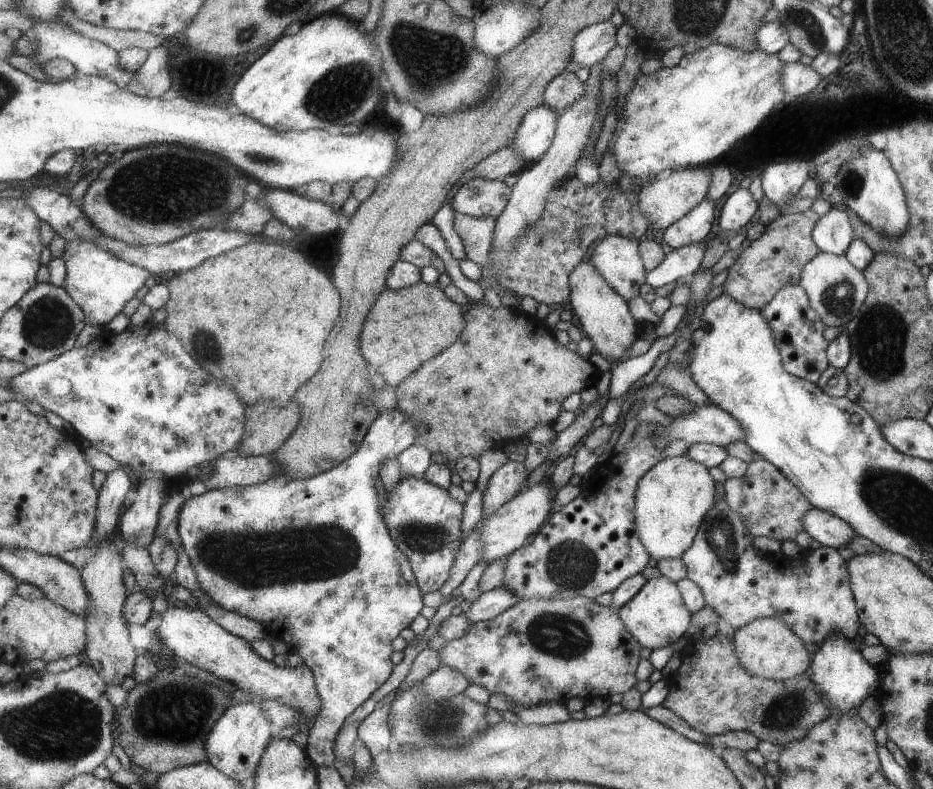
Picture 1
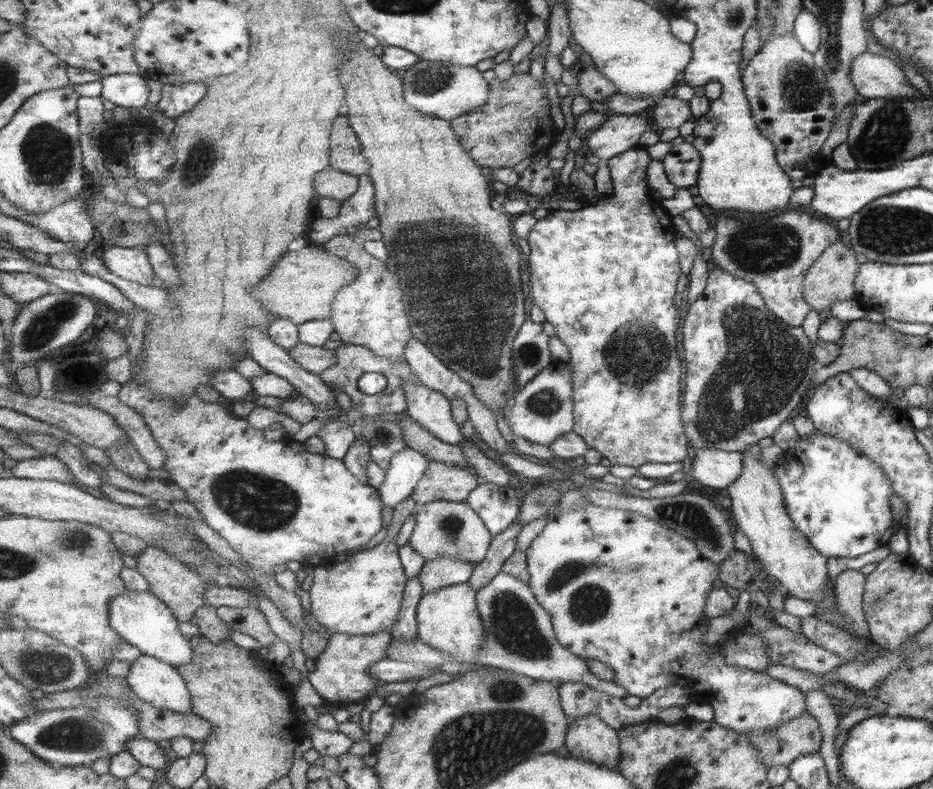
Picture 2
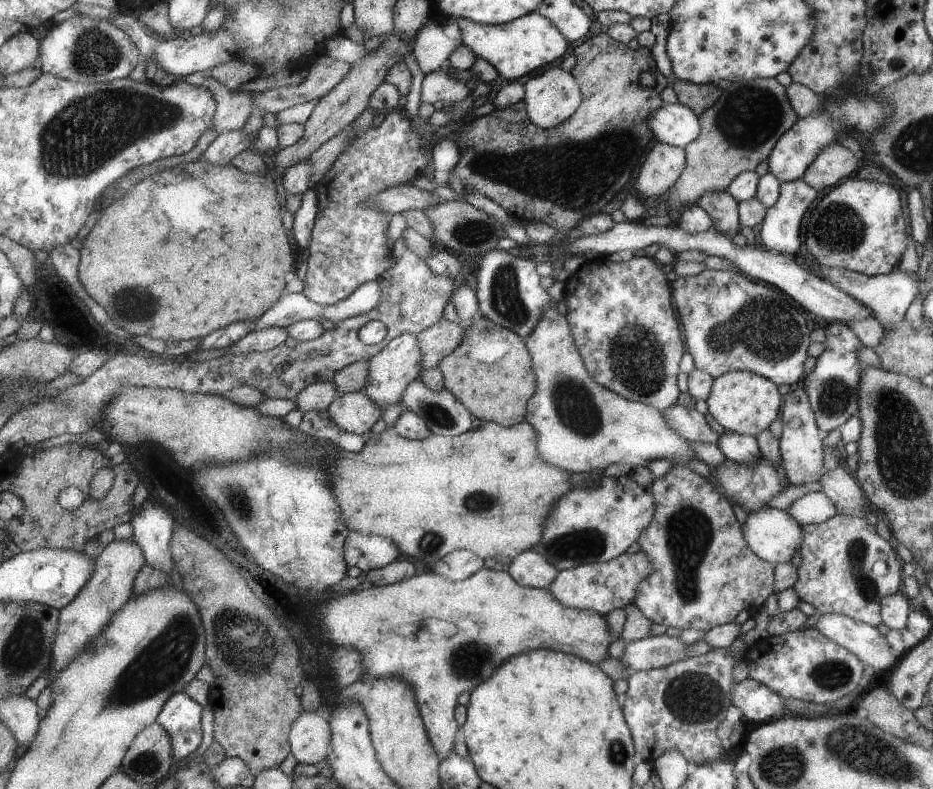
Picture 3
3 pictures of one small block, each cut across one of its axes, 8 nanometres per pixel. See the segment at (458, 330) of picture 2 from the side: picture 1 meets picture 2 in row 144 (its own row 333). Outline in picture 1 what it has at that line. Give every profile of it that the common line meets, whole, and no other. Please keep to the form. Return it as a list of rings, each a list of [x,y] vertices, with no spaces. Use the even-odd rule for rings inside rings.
[[[419,282],[415,286],[403,288],[403,290],[385,290],[381,298],[373,304],[373,310],[369,312],[369,322],[365,322],[361,332],[361,352],[367,360],[367,364],[373,368],[373,372],[381,374],[383,382],[387,386],[399,388],[411,374],[417,374],[425,362],[431,358],[437,358],[439,354],[445,354],[459,338],[465,334],[465,328],[469,326],[469,314],[465,308],[461,308],[457,302],[453,302],[445,290],[439,290],[435,284]]]

